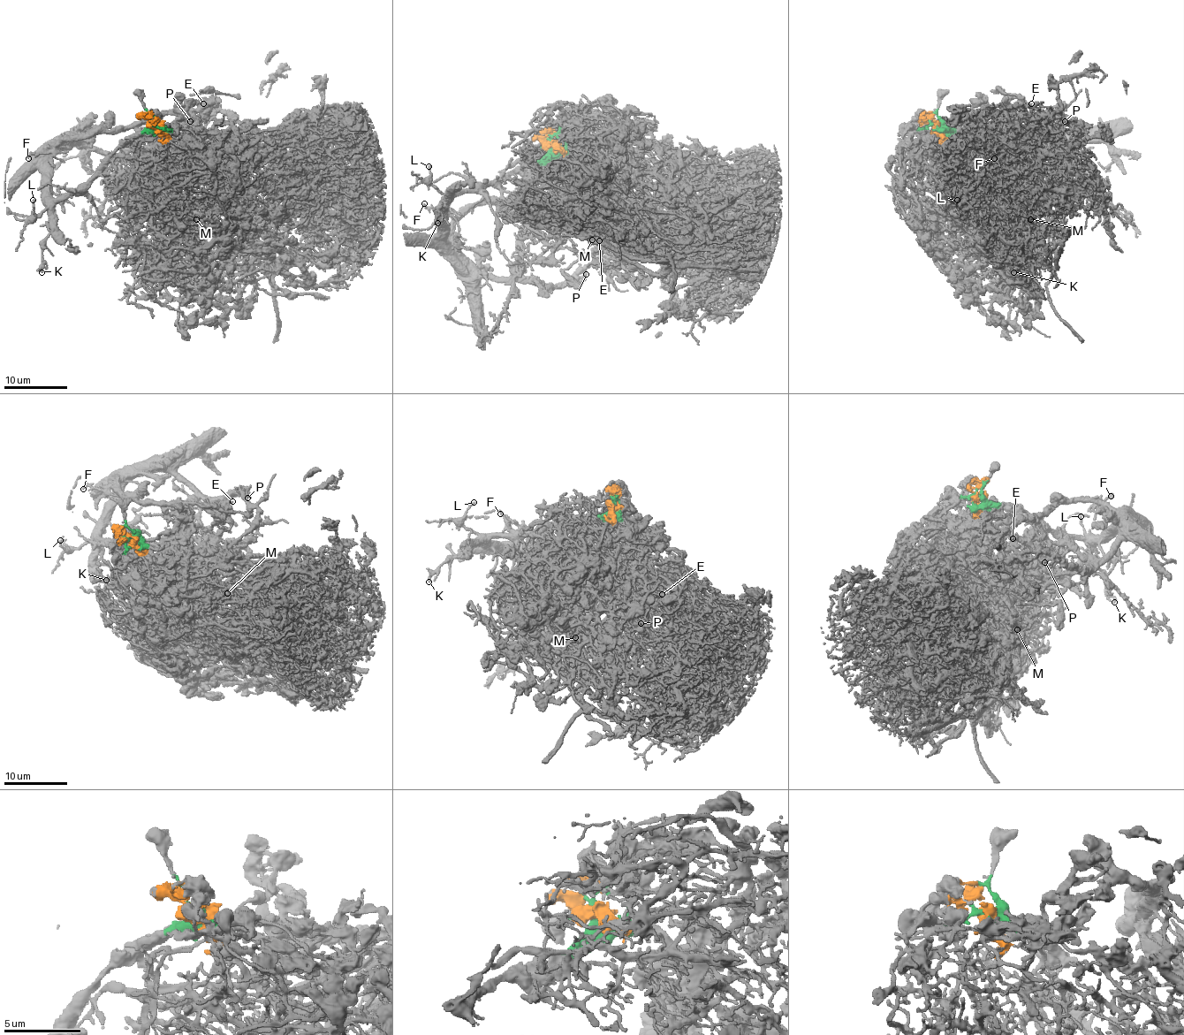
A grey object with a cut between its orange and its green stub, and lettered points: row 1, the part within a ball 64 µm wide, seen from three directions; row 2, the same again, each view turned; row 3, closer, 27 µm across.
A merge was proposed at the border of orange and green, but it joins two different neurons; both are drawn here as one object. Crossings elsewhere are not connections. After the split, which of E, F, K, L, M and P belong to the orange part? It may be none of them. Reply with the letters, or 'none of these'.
M

